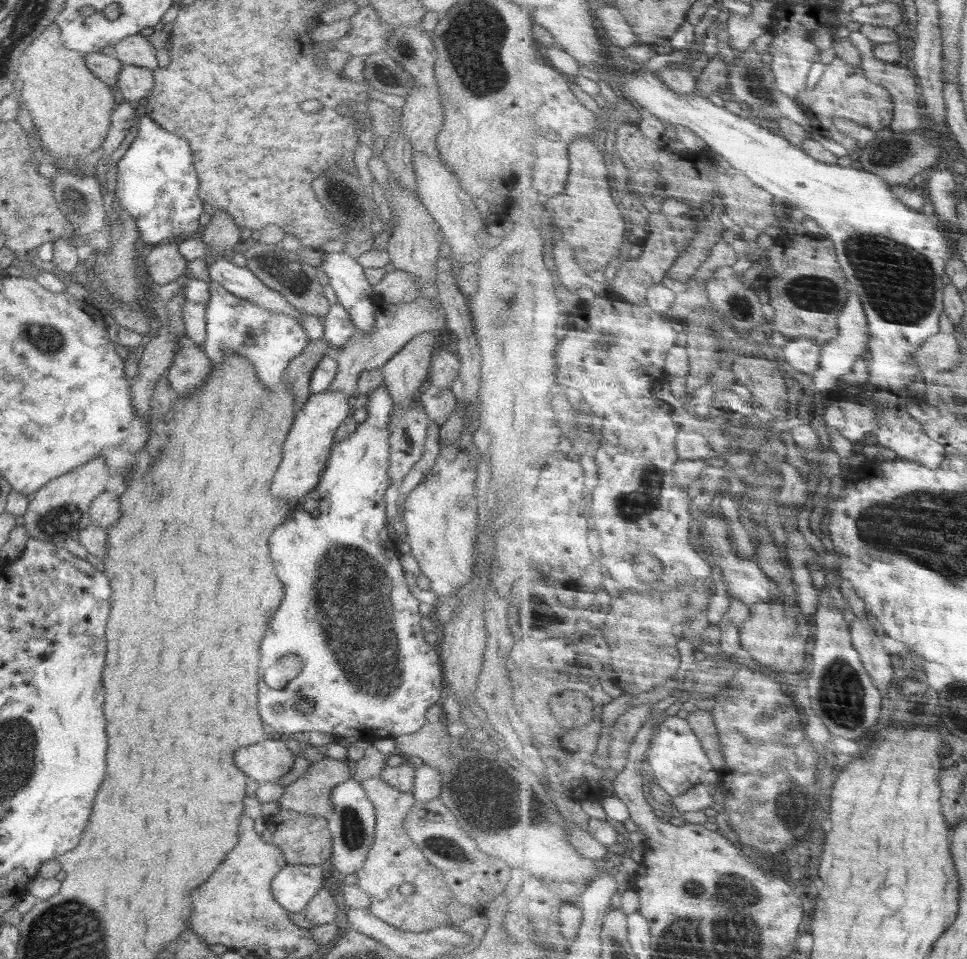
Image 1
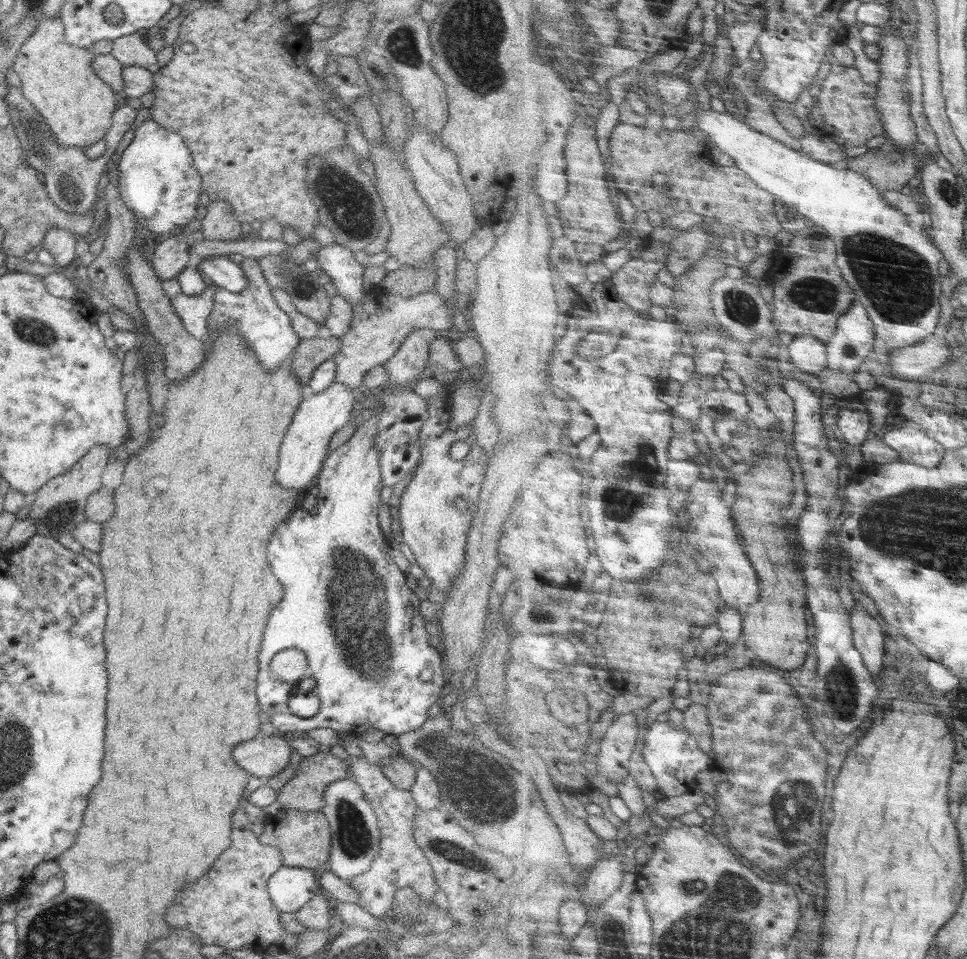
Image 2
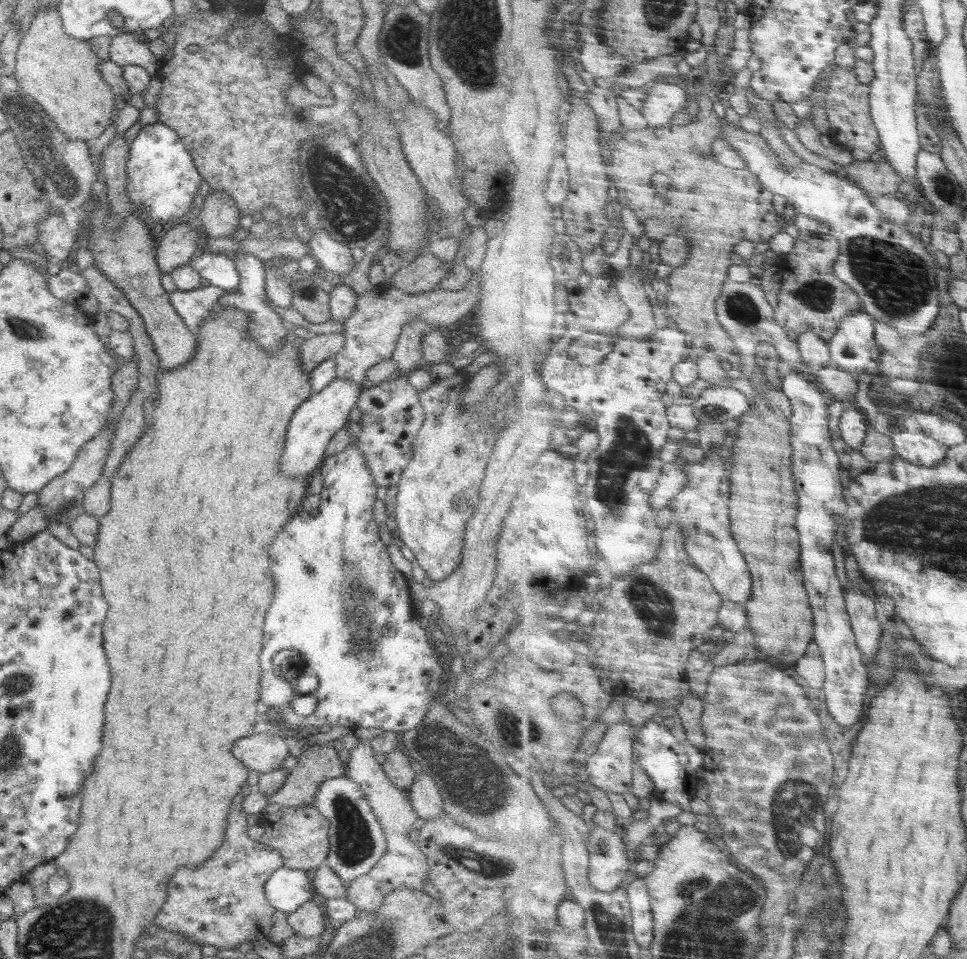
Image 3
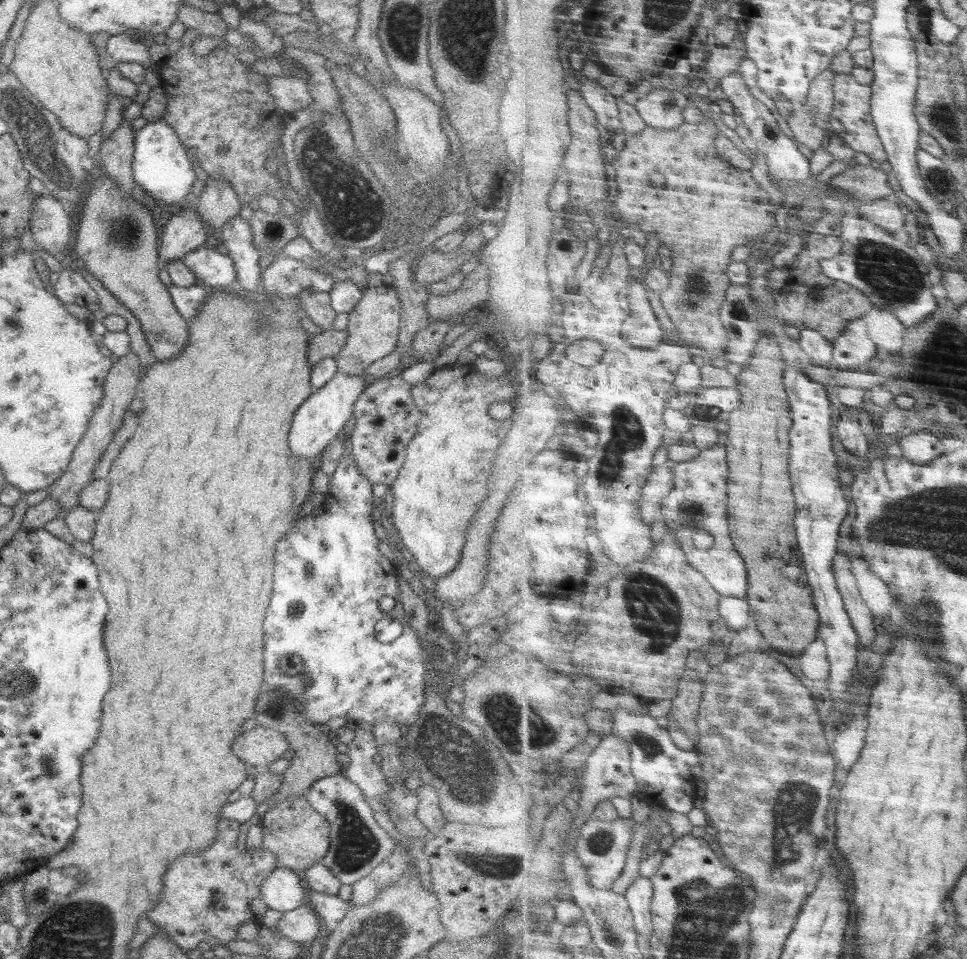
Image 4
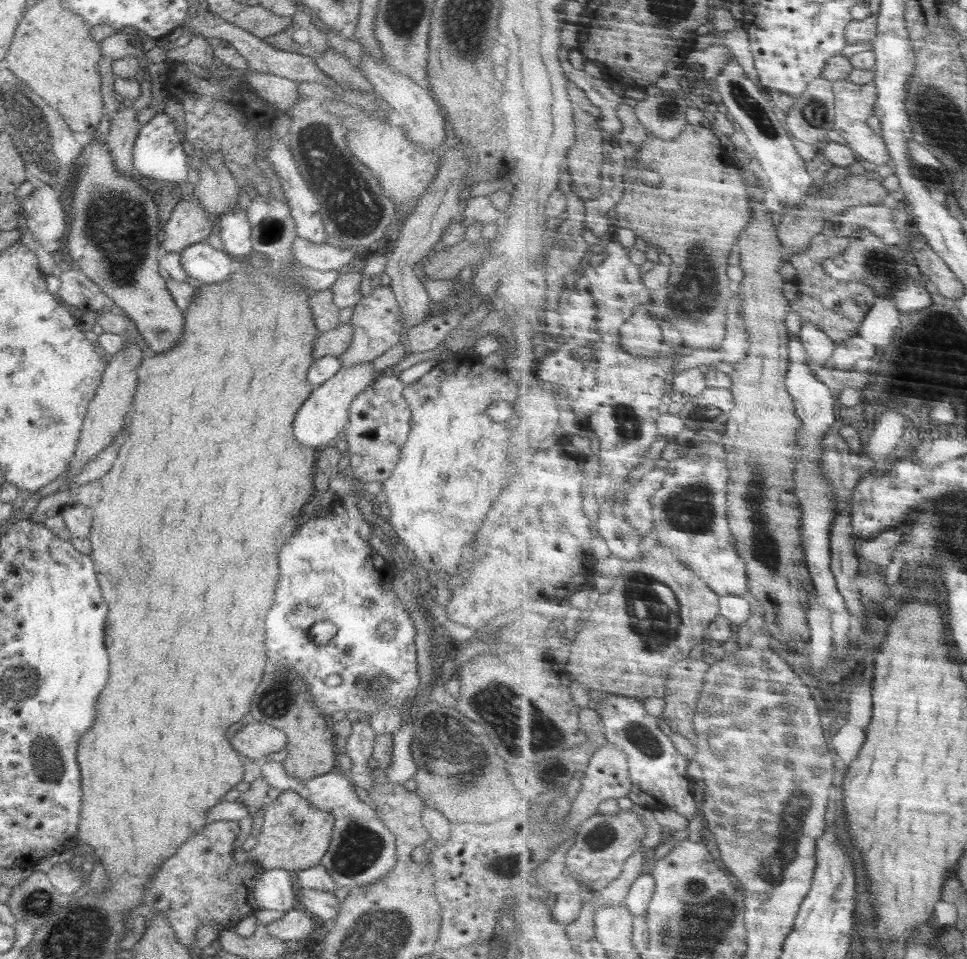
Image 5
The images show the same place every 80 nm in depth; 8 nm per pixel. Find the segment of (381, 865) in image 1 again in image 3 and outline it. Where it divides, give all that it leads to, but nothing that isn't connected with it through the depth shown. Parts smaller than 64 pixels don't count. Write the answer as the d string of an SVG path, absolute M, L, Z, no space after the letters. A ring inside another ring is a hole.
M360 740L356 748L350 750L350 760L346 763L345 776L357 782L368 799L369 806L376 815L377 822L383 826L387 849L384 856L371 868L368 874L346 884L347 899L362 911L372 912L380 908L383 898L398 887L415 888L423 890L424 882L429 880L429 866L425 854L413 843L408 833L416 828L421 819L408 799L408 790L398 788L383 771L381 764L374 759L375 752L367 743Z

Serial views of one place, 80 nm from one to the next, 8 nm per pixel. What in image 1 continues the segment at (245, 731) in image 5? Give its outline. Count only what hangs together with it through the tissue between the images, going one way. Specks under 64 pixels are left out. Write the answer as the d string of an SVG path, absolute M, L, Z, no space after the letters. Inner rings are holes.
M266 738L254 746L242 746L234 754L236 766L257 783L276 782L294 764L296 753L288 749L284 738Z

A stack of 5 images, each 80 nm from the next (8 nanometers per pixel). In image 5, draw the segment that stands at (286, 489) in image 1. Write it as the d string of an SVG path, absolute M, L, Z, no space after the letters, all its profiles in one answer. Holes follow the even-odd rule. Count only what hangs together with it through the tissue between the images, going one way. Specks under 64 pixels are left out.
M364 361L349 367L341 367L332 378L315 386L296 414L294 420L296 440L317 452L334 443L349 423L349 408L354 398L357 398L377 377L372 362Z

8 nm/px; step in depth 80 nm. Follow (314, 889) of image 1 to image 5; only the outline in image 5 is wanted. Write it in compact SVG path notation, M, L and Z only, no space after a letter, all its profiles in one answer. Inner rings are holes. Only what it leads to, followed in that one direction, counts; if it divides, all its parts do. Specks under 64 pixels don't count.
M266 870L253 886L253 897L259 908L288 912L297 905L297 887L293 872Z

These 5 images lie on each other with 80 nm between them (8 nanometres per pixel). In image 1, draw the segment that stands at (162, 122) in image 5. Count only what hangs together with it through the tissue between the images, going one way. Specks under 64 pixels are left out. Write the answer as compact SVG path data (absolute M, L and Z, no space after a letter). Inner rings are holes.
M144 115L138 126L138 136L130 144L116 166L116 193L120 206L137 224L146 244L158 246L168 238L184 239L200 226L202 200L198 197L198 176L188 142L178 138Z

